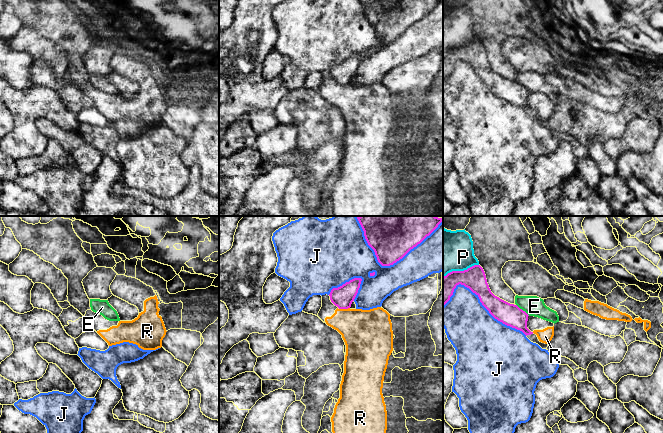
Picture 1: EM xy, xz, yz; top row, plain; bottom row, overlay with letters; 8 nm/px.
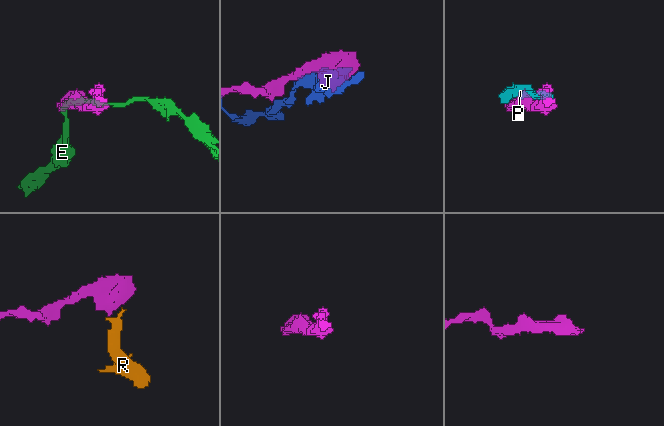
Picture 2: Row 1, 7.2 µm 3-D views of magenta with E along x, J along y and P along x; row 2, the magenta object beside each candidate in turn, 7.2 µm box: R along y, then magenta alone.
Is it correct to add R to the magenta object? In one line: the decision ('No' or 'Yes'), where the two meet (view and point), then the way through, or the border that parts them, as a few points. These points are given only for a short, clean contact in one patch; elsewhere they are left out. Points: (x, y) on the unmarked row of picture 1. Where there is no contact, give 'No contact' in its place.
No. Touches magenta at xz (344, 84). Boundary: xz (349, 83), (339, 85)

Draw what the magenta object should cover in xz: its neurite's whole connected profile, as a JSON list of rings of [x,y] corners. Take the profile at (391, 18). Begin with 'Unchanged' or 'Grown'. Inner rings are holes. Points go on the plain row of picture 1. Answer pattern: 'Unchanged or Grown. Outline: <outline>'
Unchanged. Outline: [[[360,0],[368,21],[382,42],[402,35],[439,0]]]

